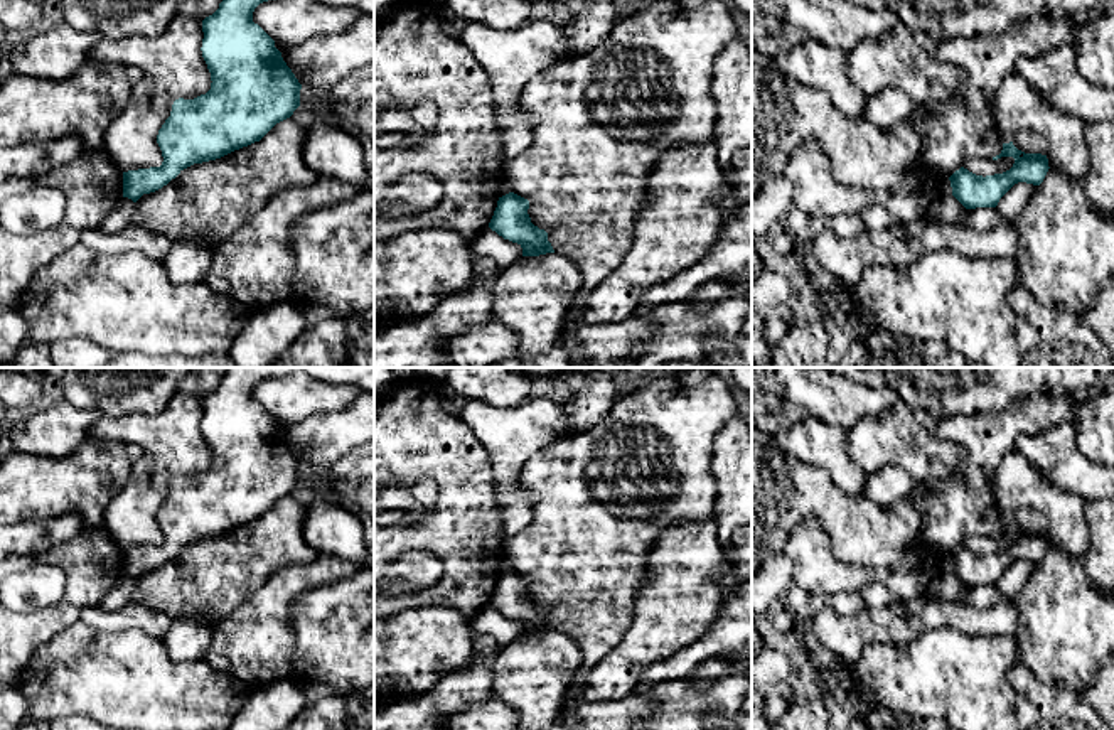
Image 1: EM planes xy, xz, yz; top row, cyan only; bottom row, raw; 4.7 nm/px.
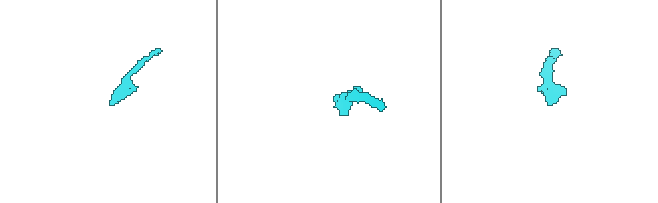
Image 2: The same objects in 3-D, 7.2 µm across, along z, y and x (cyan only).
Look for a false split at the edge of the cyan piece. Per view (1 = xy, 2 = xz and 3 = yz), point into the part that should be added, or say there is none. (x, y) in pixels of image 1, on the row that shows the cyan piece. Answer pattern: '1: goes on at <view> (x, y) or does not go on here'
1: does not go on here
2: does not go on here
3: does not go on here

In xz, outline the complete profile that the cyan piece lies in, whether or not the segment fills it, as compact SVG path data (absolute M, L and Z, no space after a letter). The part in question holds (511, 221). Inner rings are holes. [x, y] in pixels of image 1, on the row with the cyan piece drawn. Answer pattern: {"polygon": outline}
{"polygon": "M509 192L499 197L489 228L504 239L517 243L522 248L522 256L554 253L548 233L531 223L528 209L528 199Z"}

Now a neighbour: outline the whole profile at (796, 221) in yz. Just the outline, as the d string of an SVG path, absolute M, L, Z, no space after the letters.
M794 206L782 223L794 238L807 241L826 231L833 231L839 238L858 238L868 231L860 214L812 216Z

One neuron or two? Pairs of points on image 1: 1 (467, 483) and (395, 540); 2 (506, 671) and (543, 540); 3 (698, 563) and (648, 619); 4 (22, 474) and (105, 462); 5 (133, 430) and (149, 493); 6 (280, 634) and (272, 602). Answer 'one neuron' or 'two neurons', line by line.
1: one neuron
2: two neurons
3: one neuron
4: one neuron
5: one neuron
6: one neuron

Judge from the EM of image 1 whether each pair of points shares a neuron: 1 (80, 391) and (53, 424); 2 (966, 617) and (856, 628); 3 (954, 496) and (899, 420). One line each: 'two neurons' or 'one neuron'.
1: two neurons
2: one neuron
3: two neurons

